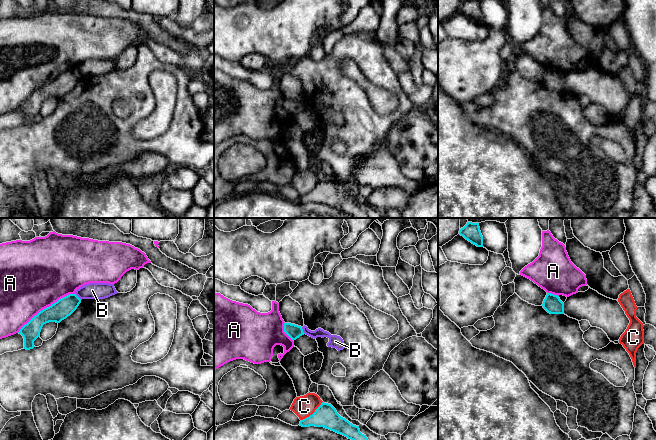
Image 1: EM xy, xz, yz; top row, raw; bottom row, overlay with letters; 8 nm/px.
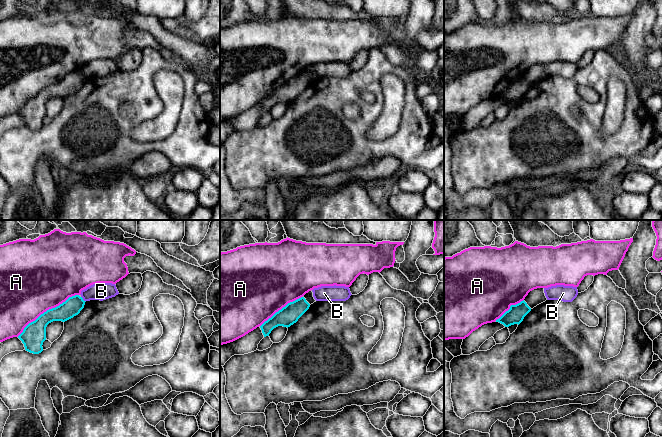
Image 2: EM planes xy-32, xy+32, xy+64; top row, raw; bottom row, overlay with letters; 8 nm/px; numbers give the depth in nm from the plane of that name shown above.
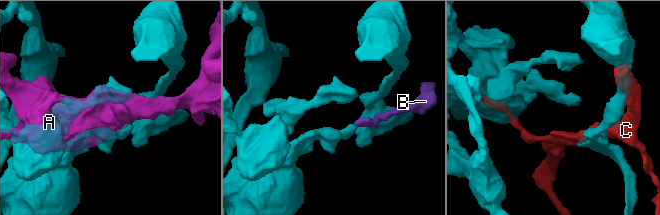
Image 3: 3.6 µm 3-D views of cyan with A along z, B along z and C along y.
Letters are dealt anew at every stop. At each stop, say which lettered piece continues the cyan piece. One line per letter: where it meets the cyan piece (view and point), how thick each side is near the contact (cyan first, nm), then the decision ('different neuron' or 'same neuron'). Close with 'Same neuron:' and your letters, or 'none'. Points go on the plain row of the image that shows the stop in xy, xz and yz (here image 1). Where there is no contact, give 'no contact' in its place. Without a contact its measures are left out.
A: contact xy (45, 84); calibres 160 and 500 nm; different neuron
B: contact xz (302, 106); calibres 110 and 70 nm; different neuron
C: contact xz (313, 189); calibres 180 and 170 nm; different neuron
Same neuron: none

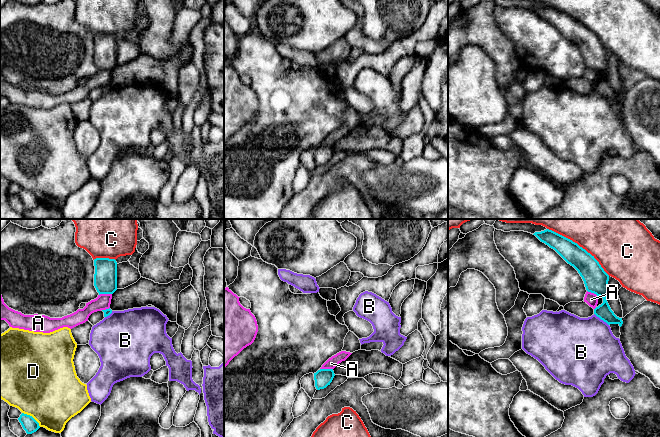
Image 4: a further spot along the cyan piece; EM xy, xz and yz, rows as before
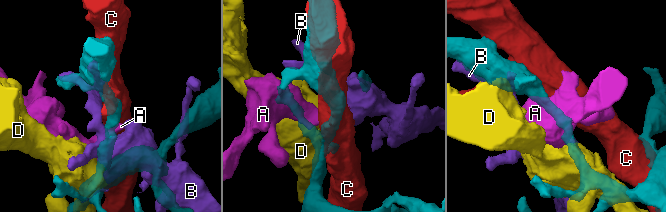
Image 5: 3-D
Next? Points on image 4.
A: contact xy (105, 69); calibres 190 and 120 nm; different neuron
B: contact yz (601, 95); calibres 120 and 460 nm; different neuron
C: contact yz (578, 21); calibres 180 and 320 nm; different neuron
D: contact xy (32, 193); calibres 120 and 500 nm; different neuron
Same neuron: none

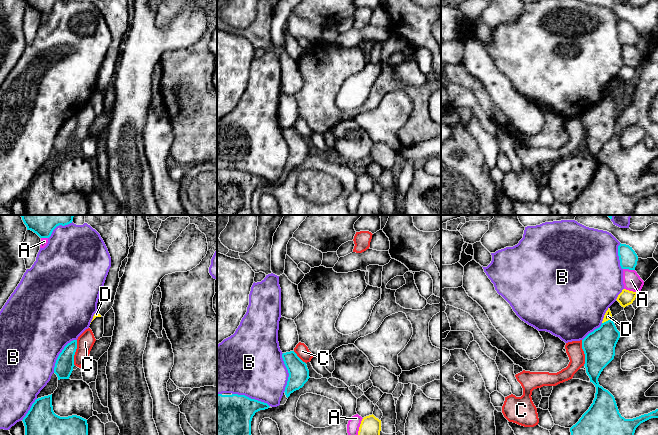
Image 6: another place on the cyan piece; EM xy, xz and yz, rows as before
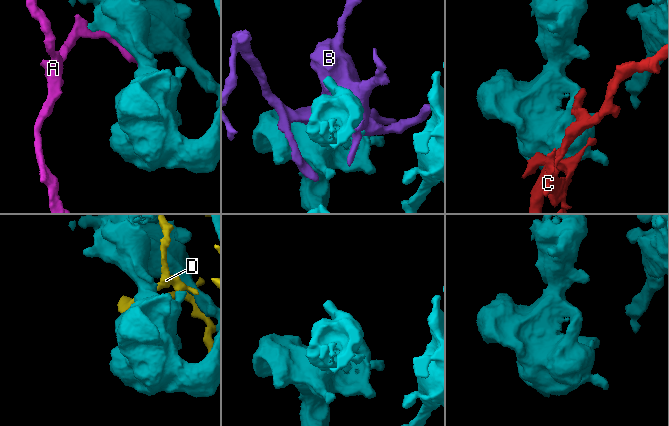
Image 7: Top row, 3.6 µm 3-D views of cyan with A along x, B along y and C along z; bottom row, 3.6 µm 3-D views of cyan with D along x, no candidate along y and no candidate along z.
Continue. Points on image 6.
A: contact yz (629, 45); calibres 150 and 140 nm; different neuron
B: contact xz (288, 148); calibres 160 and 440 nm; different neuron
C: contact xy (74, 129); calibres 150 and 140 nm; different neuron
D: contact yz (606, 97); calibres 260 and 60 nm; different neuron
Same neuron: none

